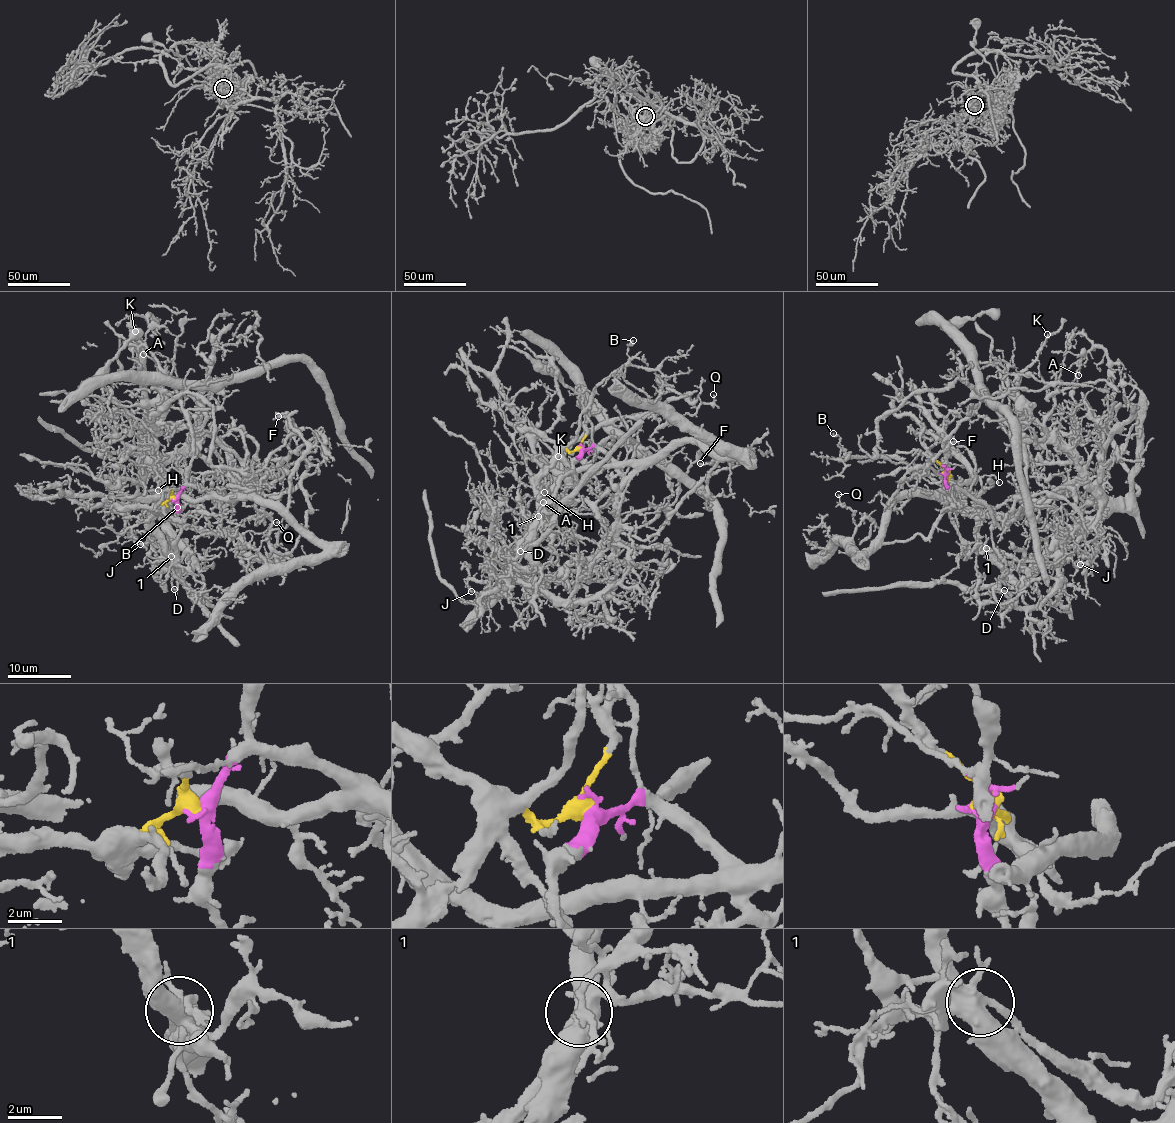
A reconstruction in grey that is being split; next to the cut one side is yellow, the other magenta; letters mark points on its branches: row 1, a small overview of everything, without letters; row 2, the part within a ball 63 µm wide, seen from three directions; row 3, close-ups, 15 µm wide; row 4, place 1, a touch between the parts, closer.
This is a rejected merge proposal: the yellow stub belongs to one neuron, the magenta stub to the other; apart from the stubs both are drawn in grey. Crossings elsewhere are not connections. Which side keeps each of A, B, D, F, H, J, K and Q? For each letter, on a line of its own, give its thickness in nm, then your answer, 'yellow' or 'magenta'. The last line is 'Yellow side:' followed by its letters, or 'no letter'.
A: 110 nm | yellow
B: 180 nm | yellow
D: 130 nm | yellow
F: 150 nm | magenta
H: 110 nm | yellow
J: 110 nm | yellow
K: 160 nm | magenta
Q: 140 nm | magenta
Yellow side: A, B, D, H, J

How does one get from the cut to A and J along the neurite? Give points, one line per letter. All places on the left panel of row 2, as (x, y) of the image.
A: (174, 498), (151, 524), (183, 570), (161, 463), (199, 401), (150, 314), (143, 354)
J: (174, 498), (151, 521), (179, 568), (189, 565), (171, 533), (164, 545), (132, 537), (140, 544)

